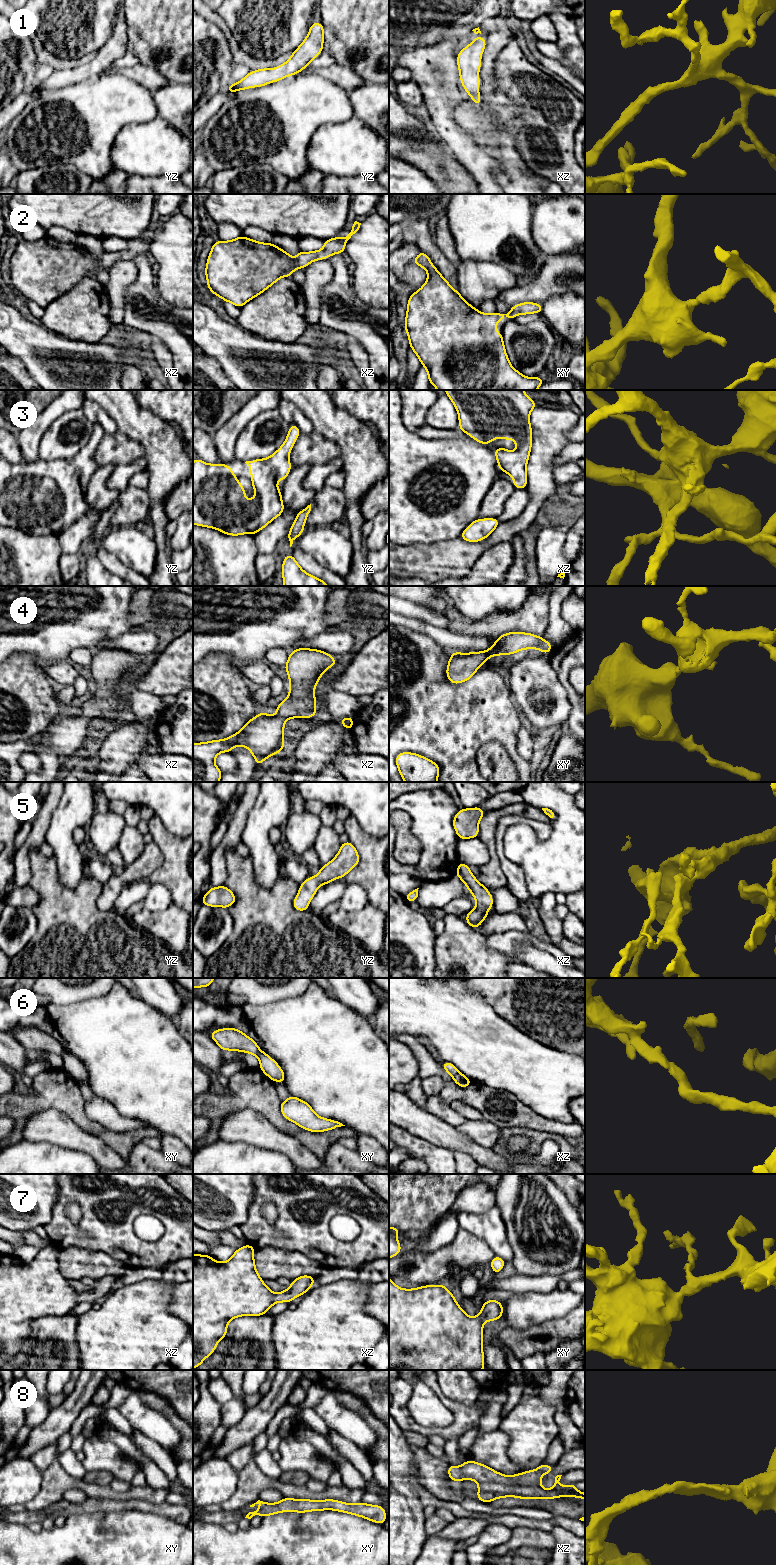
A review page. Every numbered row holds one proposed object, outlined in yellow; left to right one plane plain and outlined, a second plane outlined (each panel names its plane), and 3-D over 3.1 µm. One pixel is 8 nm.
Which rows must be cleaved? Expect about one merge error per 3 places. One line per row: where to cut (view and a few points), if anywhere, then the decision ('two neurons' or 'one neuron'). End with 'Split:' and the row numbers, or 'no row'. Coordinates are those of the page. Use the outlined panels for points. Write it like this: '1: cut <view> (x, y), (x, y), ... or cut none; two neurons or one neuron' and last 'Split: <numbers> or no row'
1: cut none; one neuron
2: cut none; one neuron
3: cut none; one neuron
4: cut none; one neuron
5: cut none; one neuron
6: cut xy (261, 1051), (258, 1058); two neurons
7: cut none; one neuron
8: cut none; one neuron
Split: 6

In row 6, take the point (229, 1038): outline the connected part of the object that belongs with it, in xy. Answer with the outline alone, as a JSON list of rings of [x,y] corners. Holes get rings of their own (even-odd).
[[[227,1027],[225,1029],[217,1029],[208,1034],[222,1049],[222,1051],[241,1051],[250,1053],[259,1058],[260,1048],[257,1043],[240,1029]]]

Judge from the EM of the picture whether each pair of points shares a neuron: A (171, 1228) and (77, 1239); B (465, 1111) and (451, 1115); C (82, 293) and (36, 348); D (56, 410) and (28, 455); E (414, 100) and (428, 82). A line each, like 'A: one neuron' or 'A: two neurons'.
A: one neuron
B: two neurons
C: two neurons
D: one neuron
E: two neurons

